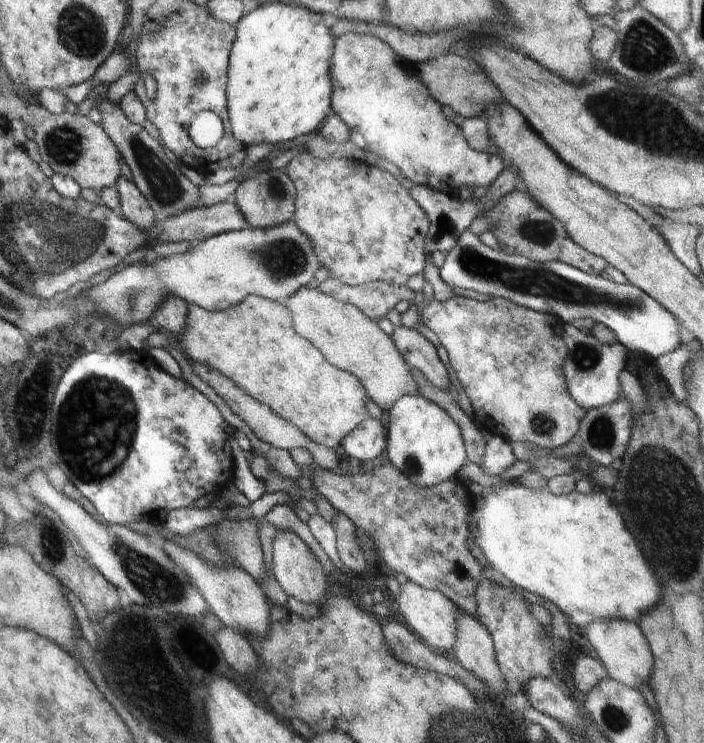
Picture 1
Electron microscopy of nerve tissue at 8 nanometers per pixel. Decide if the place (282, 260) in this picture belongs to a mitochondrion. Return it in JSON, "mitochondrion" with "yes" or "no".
{"mitochondrion":"yes"}

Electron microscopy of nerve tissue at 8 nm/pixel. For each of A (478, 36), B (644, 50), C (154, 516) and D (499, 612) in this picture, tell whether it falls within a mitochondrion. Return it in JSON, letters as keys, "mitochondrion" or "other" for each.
{"A":"other","B":"mitochondrion","C":"other","D":"mitochondrion"}

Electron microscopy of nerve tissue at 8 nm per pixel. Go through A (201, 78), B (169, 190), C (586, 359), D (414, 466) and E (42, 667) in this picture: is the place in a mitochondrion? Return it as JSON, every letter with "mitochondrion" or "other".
{"A":"mitochondrion","B":"mitochondrion","C":"mitochondrion","D":"mitochondrion","E":"other"}

